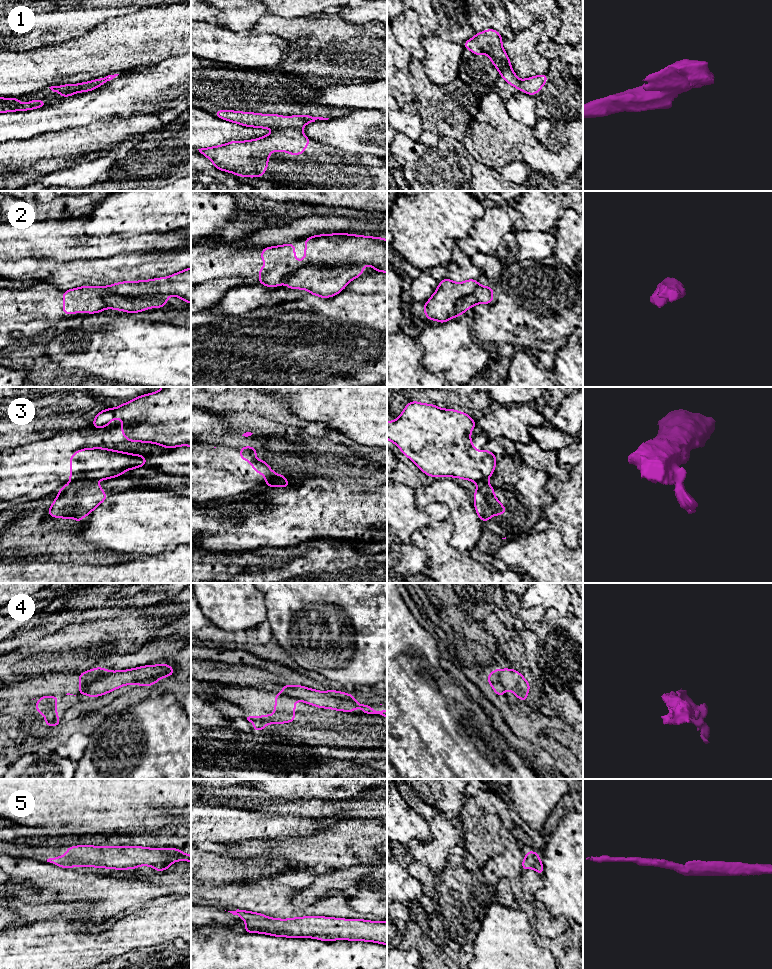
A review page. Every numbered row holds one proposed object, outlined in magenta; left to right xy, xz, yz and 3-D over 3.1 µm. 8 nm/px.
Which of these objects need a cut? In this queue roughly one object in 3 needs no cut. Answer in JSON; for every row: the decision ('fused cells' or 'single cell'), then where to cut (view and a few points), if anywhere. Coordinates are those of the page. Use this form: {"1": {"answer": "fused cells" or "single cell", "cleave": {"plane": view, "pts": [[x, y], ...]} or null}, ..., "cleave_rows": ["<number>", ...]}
{"1": {"answer": "fused cells", "cleave": {"plane": "xy", "pts": [[91, 81], [67, 89]]}}, "2": {"answer": "fused cells", "cleave": {"plane": "xz", "pts": [[360, 265], [333, 267], [305, 265], [295, 271], [284, 282]]}}, "3": {"answer": "fused cells", "cleave": {"plane": "xy", "pts": [[90, 480], [70, 482]]}}, "4": {"answer": "fused cells", "cleave": {"plane": "xy", "pts": [[107, 671], [91, 681], [85, 687], [85, 692]]}}, "5": {"answer": "single cell", "cleave": null}, "cleave_rows": ["1", "2", "3", "4"]}

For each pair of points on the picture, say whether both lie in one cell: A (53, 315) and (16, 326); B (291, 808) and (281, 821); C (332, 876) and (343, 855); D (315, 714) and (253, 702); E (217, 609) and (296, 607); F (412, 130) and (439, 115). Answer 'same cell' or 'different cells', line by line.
A: same cell
B: different cells
C: different cells
D: same cell
E: different cells
F: different cells

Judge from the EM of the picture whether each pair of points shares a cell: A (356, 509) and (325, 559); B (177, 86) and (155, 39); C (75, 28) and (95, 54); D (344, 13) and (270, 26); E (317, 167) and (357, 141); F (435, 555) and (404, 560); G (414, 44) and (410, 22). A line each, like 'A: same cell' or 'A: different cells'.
A: different cells
B: different cells
C: different cells
D: different cells
E: different cells
F: different cells
G: same cell

